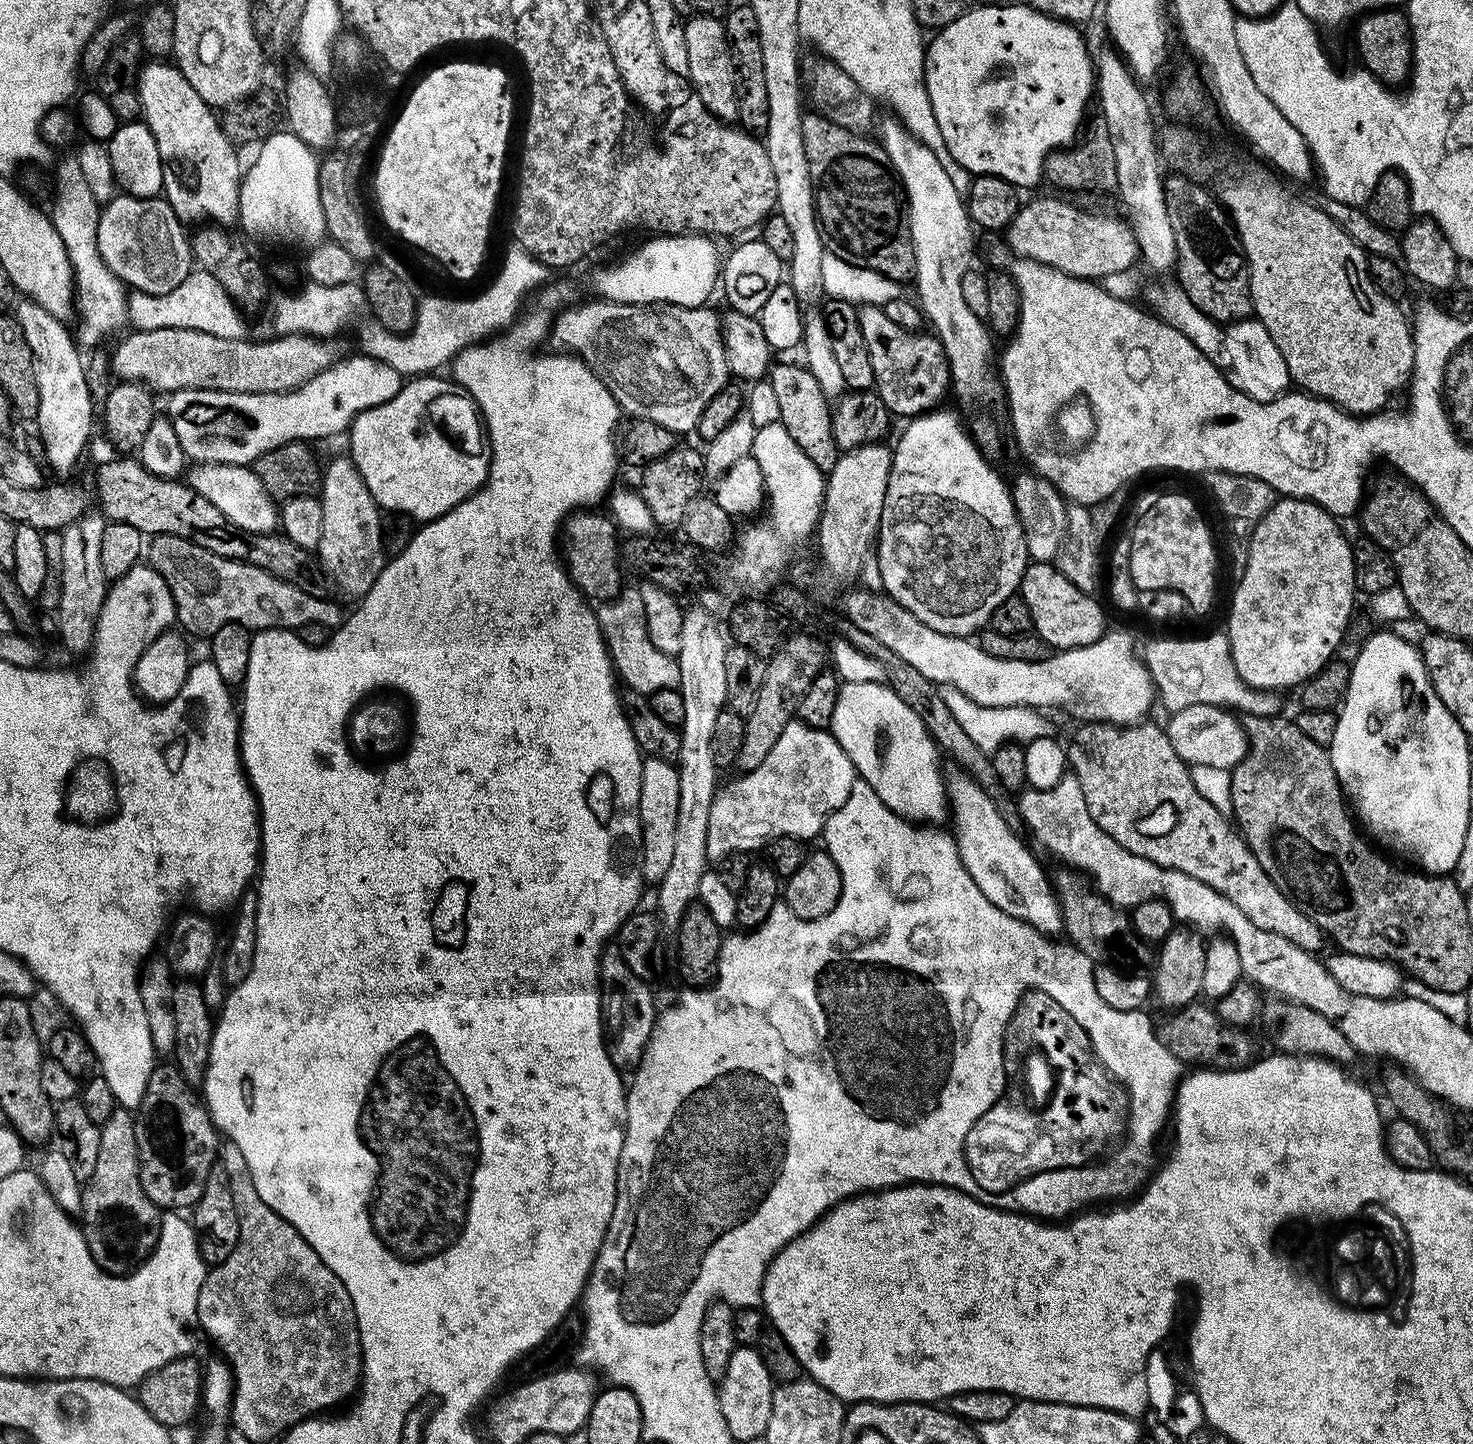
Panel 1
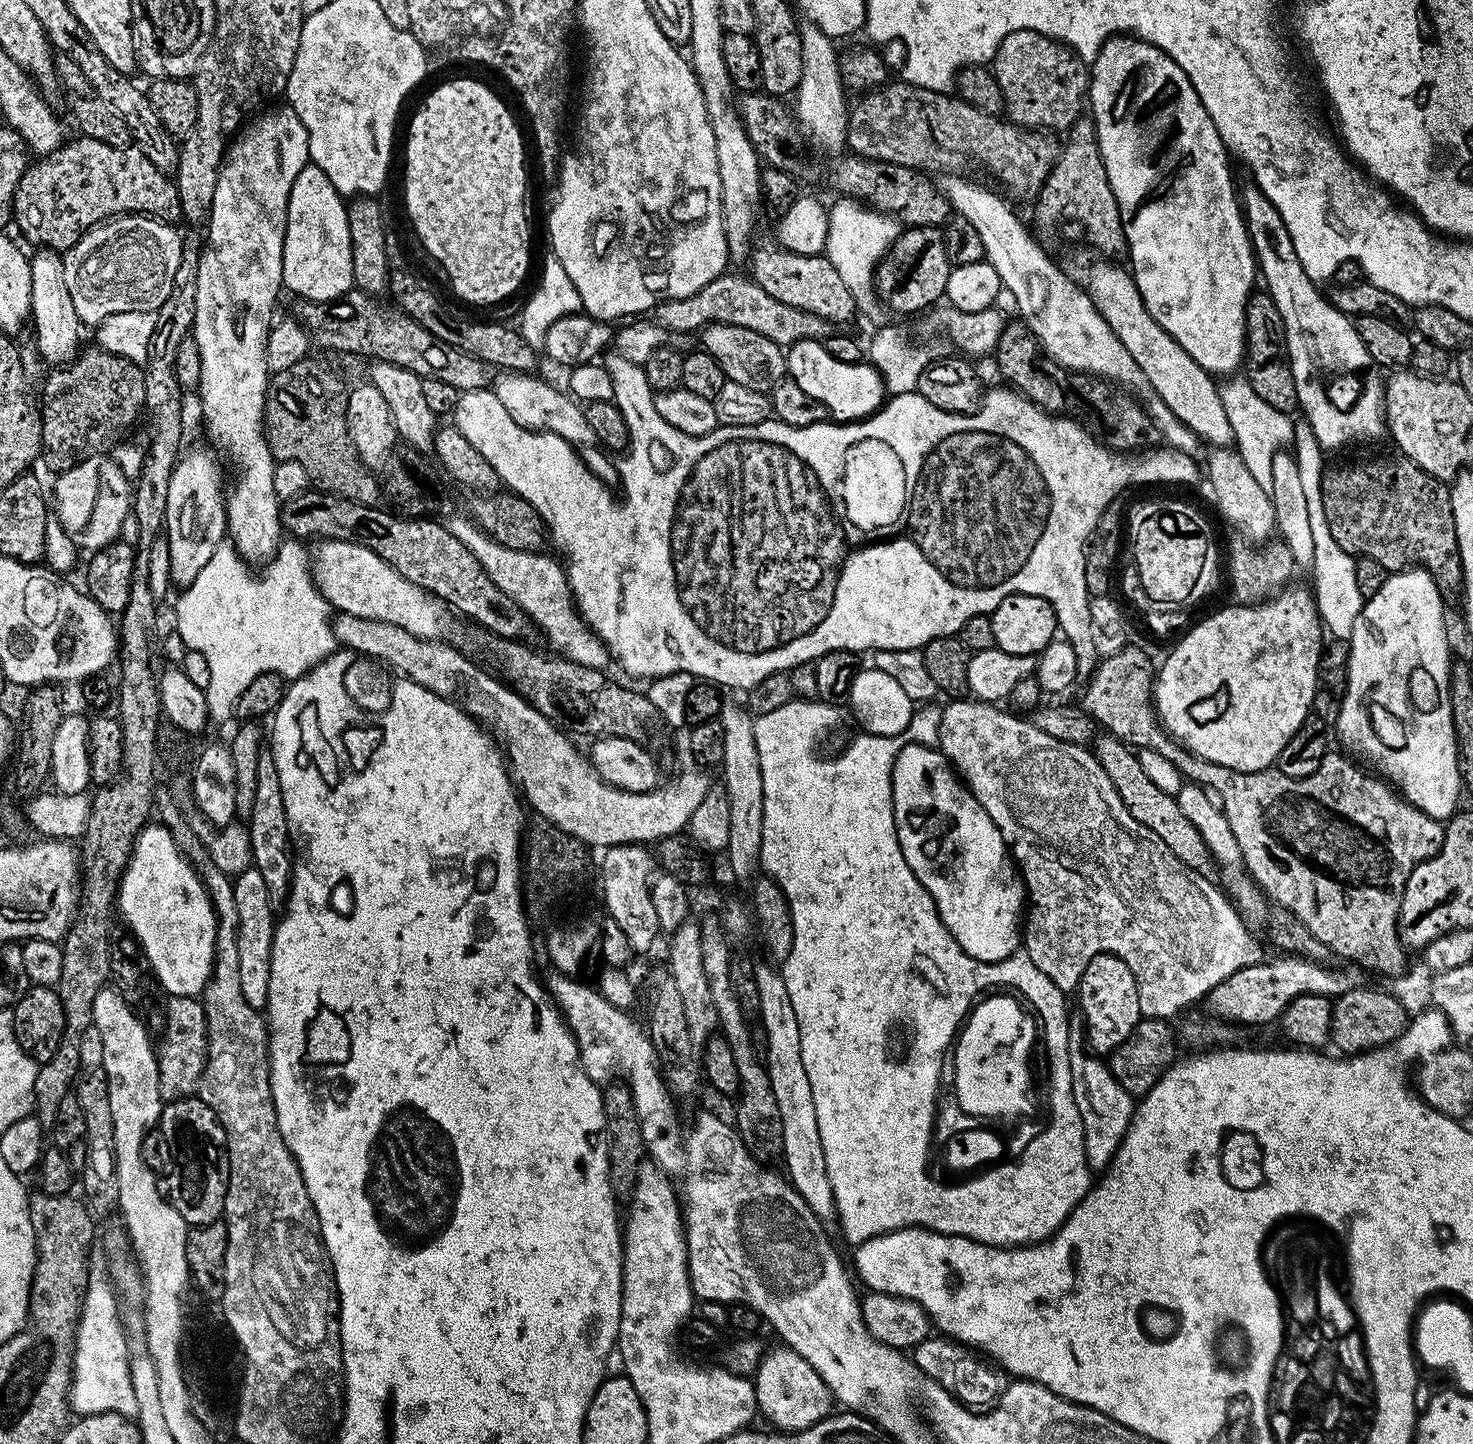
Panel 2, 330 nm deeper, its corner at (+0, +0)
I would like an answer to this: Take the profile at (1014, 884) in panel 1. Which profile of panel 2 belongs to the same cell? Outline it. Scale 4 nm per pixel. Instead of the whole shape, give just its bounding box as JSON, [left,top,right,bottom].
[1068,1023,1134,1170]

